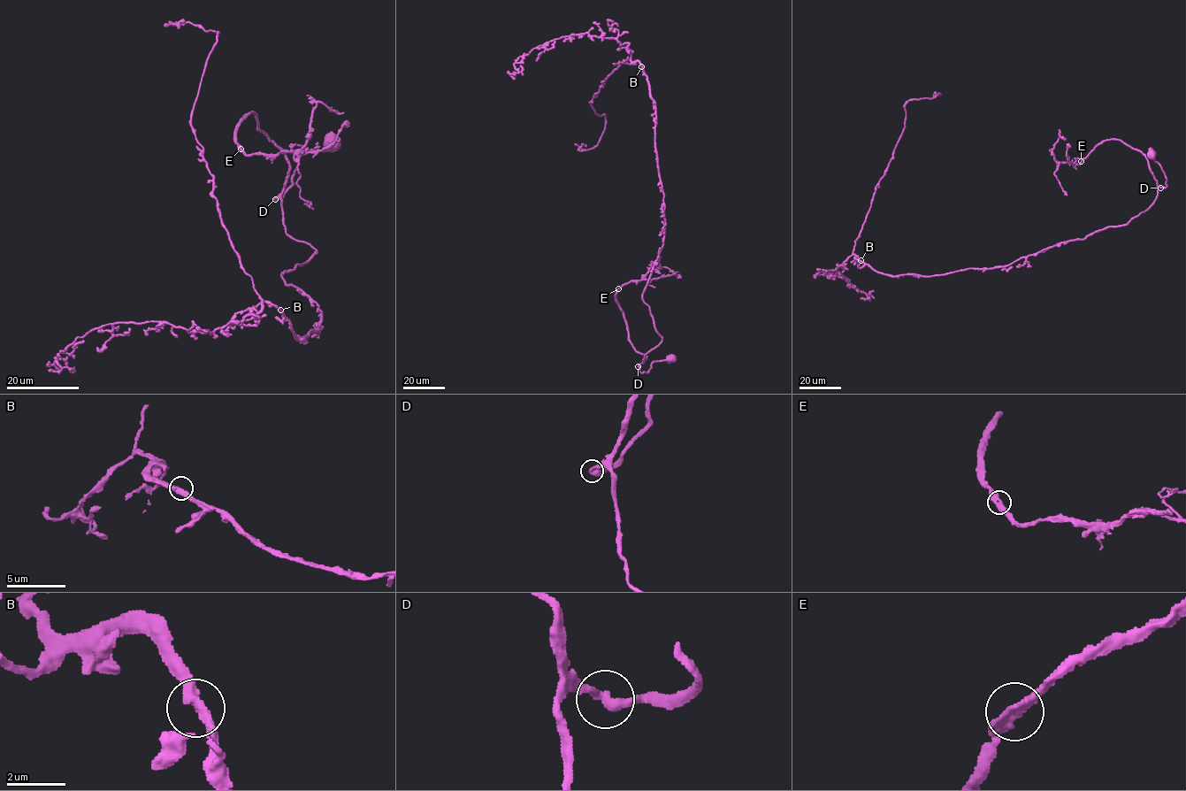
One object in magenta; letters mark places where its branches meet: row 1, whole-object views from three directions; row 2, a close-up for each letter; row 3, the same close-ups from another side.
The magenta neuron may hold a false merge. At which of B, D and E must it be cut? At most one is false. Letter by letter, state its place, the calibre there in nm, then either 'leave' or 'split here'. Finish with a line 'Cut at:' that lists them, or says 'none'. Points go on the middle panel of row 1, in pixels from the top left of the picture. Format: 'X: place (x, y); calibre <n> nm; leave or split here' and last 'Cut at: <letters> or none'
B: place (641, 66); calibre 360 nm; leave
D: place (638, 366); calibre 340 nm; leave
E: place (618, 288); calibre 340 nm; leave
Cut at: none

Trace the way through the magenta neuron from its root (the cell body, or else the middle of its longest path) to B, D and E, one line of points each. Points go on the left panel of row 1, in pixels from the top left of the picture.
B: (336, 143), (302, 152), (277, 198), (316, 250), (282, 278), (318, 305), (319, 331), (297, 340), (280, 310)
D: (336, 143), (338, 145), (331, 149), (302, 152), (297, 156), (292, 186), (275, 199)
E: (336, 143), (302, 152), (292, 186), (277, 199), (288, 161), (253, 112), (238, 126), (241, 149)

